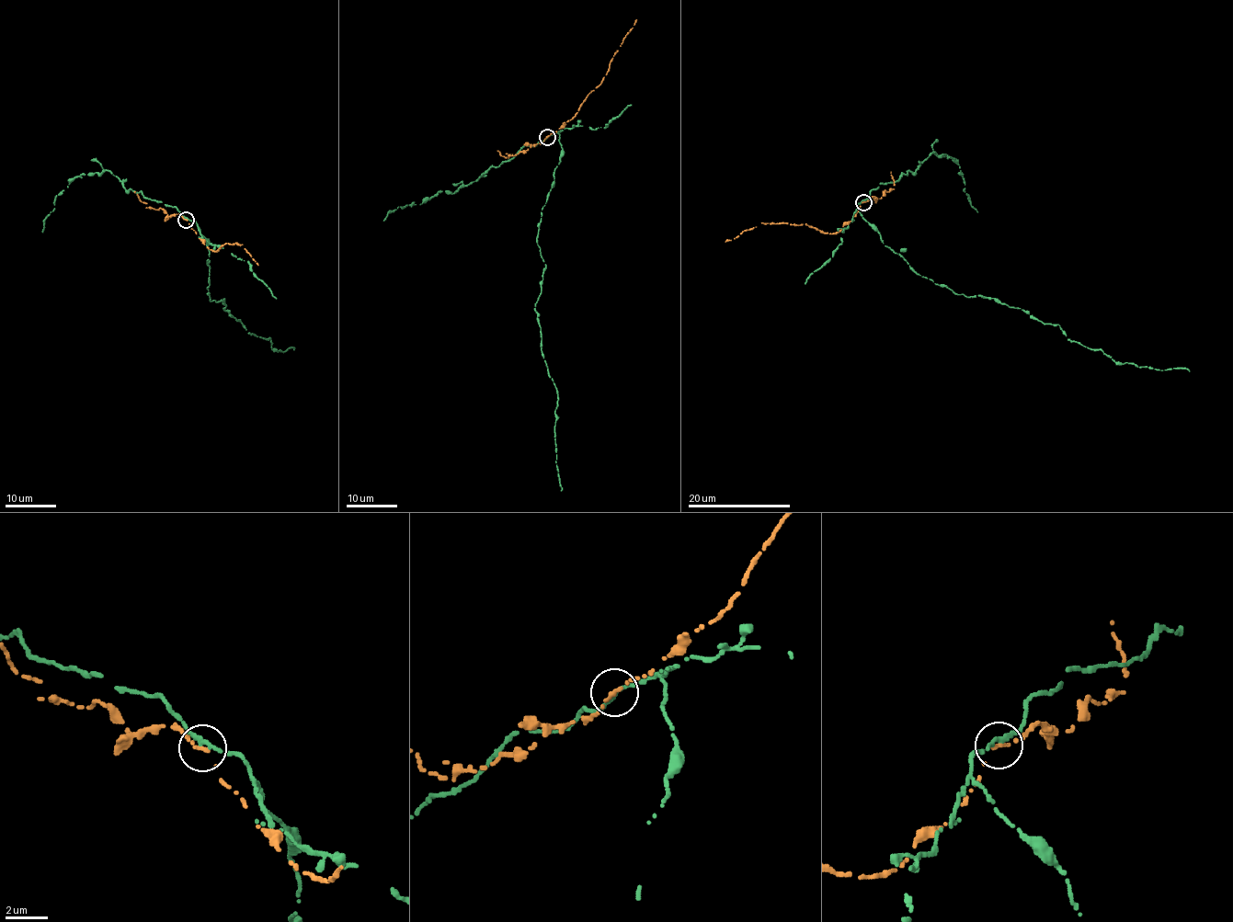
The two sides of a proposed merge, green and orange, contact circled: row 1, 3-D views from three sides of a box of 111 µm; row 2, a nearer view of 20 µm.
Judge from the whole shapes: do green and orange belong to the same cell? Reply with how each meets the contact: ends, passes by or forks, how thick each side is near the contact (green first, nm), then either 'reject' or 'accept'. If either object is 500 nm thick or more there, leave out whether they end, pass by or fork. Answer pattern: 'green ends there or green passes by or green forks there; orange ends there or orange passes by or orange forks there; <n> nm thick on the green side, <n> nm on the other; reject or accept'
green passes by; orange passes by; 200 nm thick on the green side, 150 nm on the other; reject

